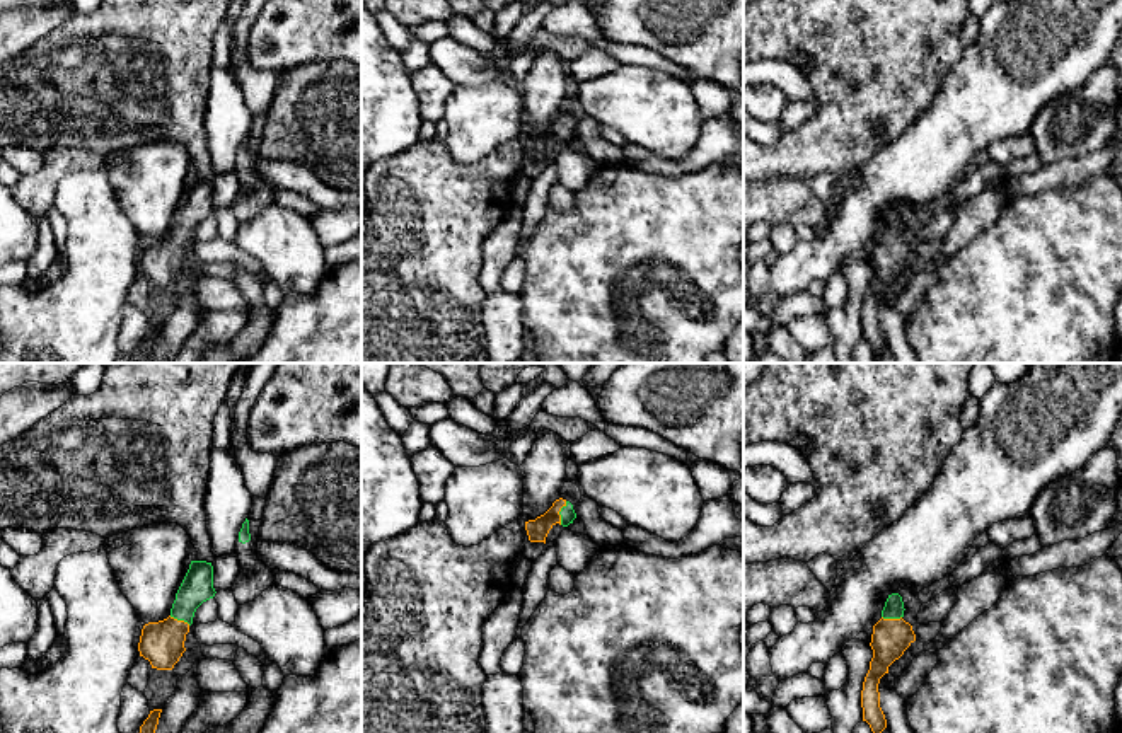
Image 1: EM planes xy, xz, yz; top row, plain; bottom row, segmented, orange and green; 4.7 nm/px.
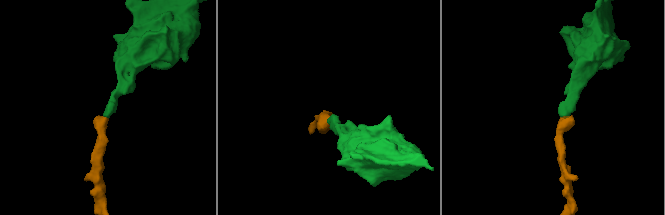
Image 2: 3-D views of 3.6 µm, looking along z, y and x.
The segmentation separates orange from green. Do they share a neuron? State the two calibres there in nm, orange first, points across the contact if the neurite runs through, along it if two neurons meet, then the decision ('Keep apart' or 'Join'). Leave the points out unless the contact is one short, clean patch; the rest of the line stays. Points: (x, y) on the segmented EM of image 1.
Thickness 100 nm (orange) against 70 nm. Path across: xz (537, 529), (558, 513), (568, 515). Join

